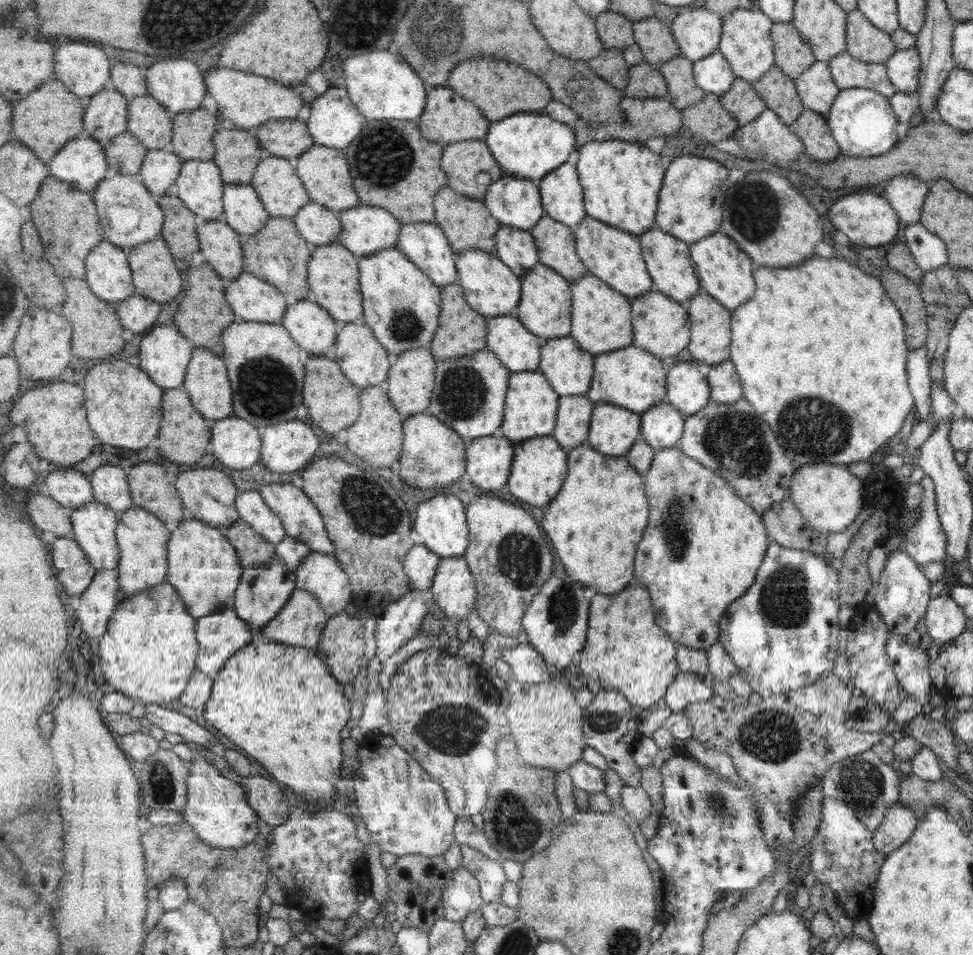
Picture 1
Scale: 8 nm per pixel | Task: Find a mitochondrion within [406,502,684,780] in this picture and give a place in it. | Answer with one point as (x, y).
(450, 730)

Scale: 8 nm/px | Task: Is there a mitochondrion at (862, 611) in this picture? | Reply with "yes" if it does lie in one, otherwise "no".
no

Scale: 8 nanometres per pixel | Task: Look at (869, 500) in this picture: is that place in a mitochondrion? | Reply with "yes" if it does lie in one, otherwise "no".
no

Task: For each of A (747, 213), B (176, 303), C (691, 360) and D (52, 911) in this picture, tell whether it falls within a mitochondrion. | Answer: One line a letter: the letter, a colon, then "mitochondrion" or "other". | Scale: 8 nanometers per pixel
A: mitochondrion
B: other
C: other
D: other

